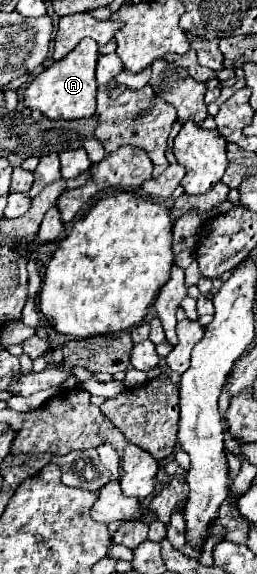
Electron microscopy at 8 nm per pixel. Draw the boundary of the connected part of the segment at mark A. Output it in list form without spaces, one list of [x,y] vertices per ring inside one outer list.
[[[83,39],[65,59],[53,63],[43,73],[39,73],[25,89],[25,107],[41,111],[49,119],[83,119],[95,113],[95,65],[97,65],[97,43],[93,39]]]

